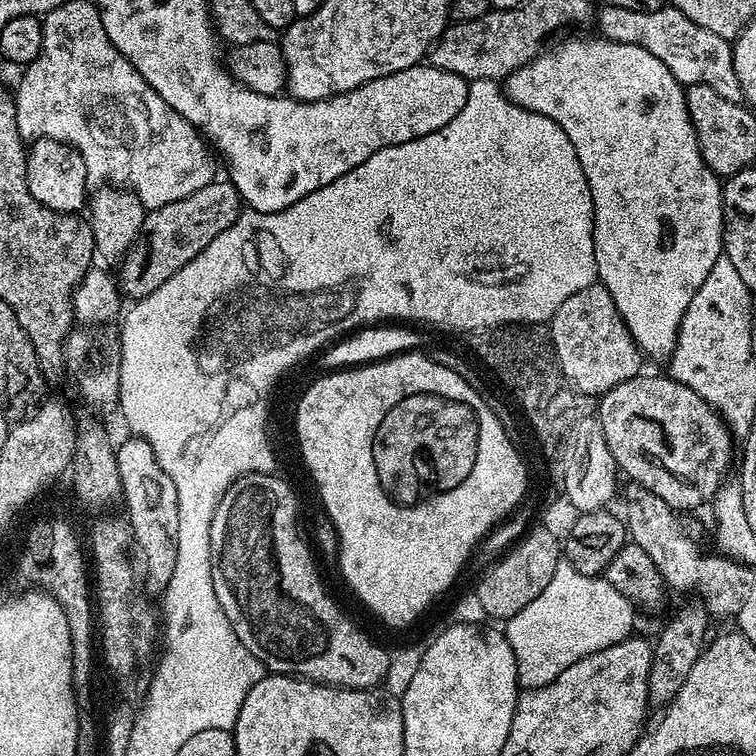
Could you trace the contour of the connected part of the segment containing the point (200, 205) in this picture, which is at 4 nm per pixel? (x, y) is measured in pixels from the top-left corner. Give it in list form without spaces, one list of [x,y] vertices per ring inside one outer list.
[[[213,179],[212,183],[202,186],[202,190],[178,202],[151,209],[145,215],[142,236],[143,239],[148,239],[148,248],[143,242],[133,244],[118,264],[118,288],[127,299],[129,296],[129,301],[141,300],[158,290],[158,286],[162,286],[166,278],[178,274],[178,270],[182,270],[186,262],[198,258],[198,254],[202,254],[202,250],[214,238],[218,238],[222,230],[234,226],[242,211],[242,201],[231,179],[223,179]]]

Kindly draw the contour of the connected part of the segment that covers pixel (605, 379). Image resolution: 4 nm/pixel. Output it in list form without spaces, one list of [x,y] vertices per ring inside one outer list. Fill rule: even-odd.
[[[597,282],[578,294],[570,294],[551,318],[550,347],[556,352],[558,364],[588,394],[603,394],[618,387],[624,380],[641,375],[642,353],[632,341],[616,312],[610,294]]]

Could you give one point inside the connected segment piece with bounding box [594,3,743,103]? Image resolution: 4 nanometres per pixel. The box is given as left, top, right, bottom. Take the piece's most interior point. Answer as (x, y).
(694, 55)

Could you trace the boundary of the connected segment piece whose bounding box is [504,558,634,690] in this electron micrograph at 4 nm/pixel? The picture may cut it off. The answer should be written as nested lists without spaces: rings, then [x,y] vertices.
[[[561,558],[546,589],[505,623],[504,633],[515,656],[517,683],[526,690],[548,685],[574,662],[627,639],[634,622],[630,604],[605,577],[579,574]]]

